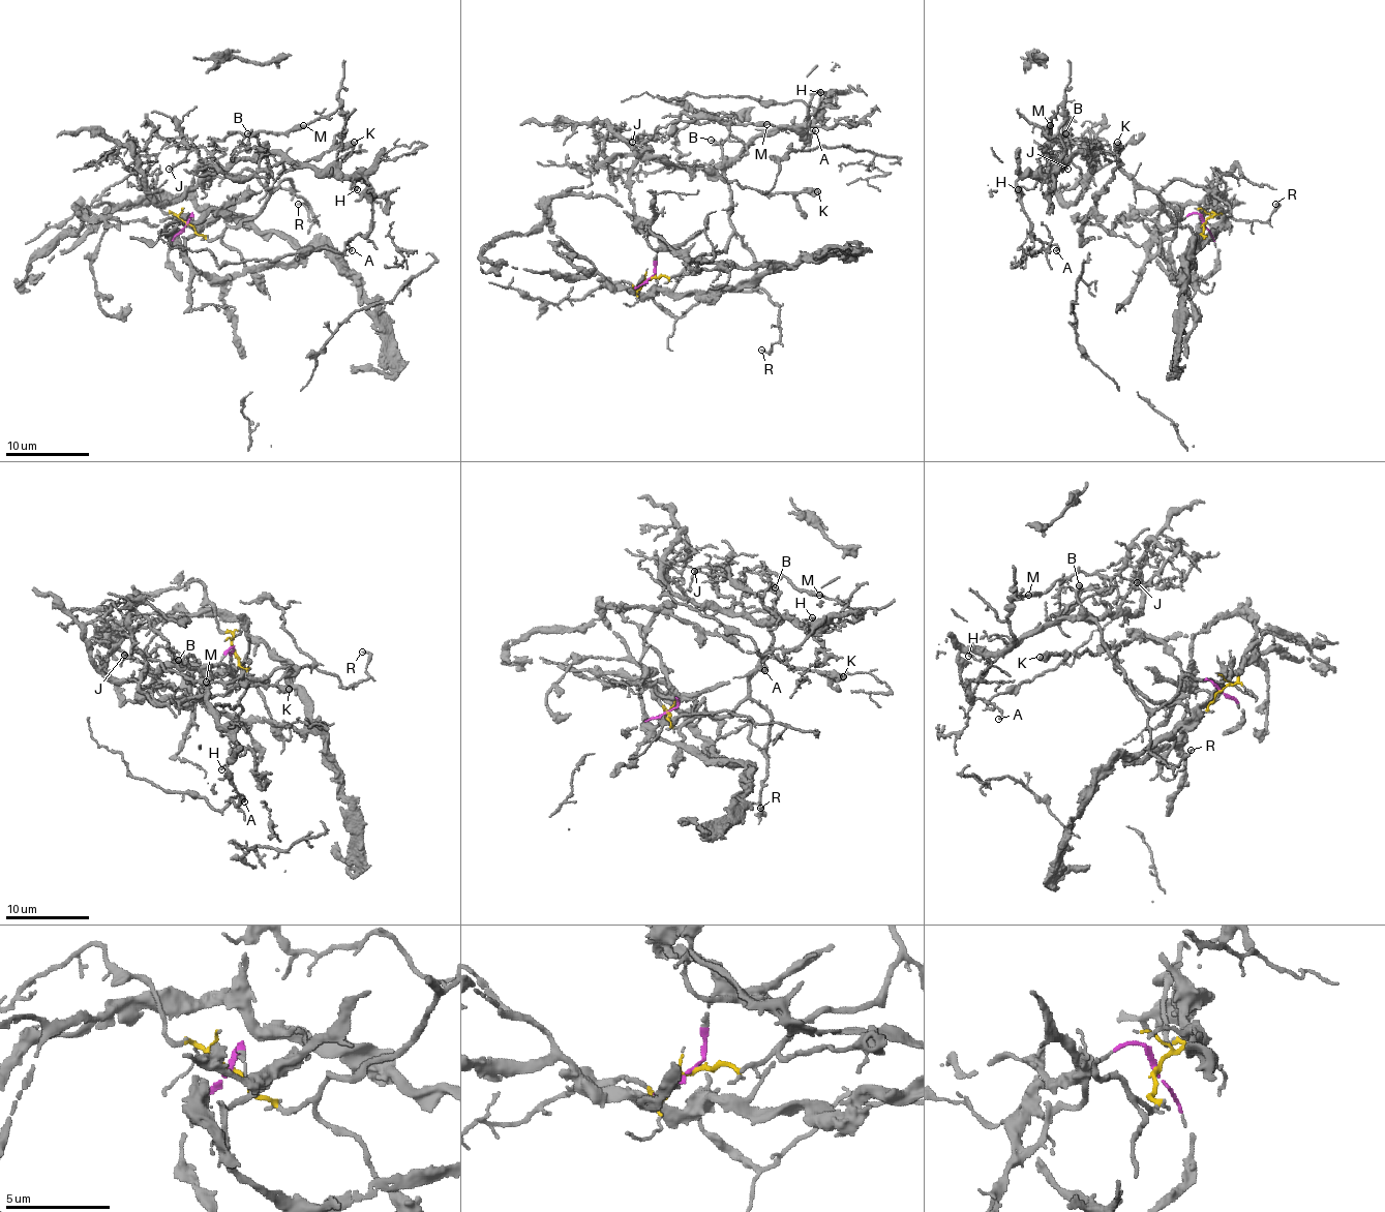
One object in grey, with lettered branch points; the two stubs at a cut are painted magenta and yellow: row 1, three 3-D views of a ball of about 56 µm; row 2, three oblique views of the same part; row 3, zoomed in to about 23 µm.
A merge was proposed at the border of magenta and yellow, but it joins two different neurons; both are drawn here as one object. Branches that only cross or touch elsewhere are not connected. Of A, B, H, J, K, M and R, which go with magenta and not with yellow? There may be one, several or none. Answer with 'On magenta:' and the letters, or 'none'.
On magenta: K

